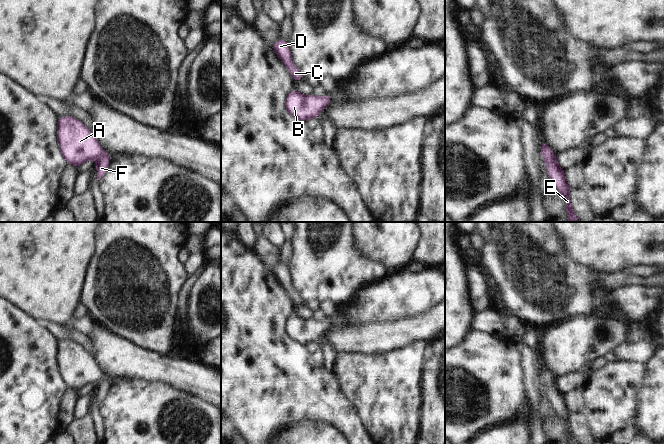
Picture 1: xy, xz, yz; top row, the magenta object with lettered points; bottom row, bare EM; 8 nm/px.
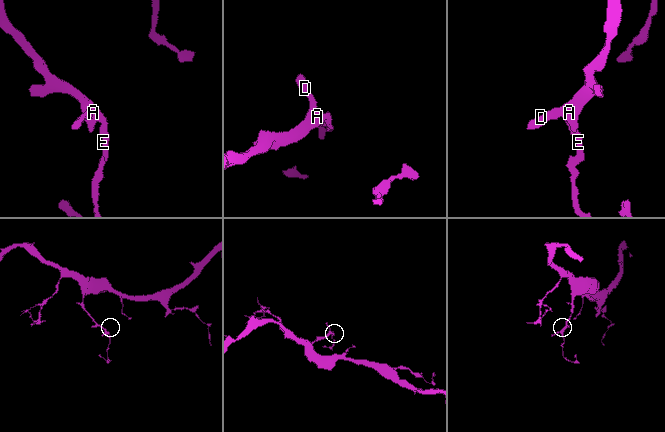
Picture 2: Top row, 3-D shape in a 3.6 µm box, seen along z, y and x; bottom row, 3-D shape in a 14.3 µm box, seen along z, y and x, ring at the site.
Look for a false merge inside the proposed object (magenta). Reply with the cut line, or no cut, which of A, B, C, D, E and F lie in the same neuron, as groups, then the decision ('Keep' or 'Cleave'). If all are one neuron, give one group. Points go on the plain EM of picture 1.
No split. Groups: A B C D E F. Keep

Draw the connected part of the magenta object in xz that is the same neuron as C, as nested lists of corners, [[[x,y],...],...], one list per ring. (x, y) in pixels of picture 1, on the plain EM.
[[[281,262],[273,268],[273,274],[281,282],[283,288],[287,291],[289,298],[293,301],[294,306],[303,304],[303,299],[299,296],[297,291],[293,288],[289,268]]]

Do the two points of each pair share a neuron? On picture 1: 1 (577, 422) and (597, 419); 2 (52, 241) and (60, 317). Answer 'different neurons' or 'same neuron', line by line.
1: different neurons
2: same neuron

